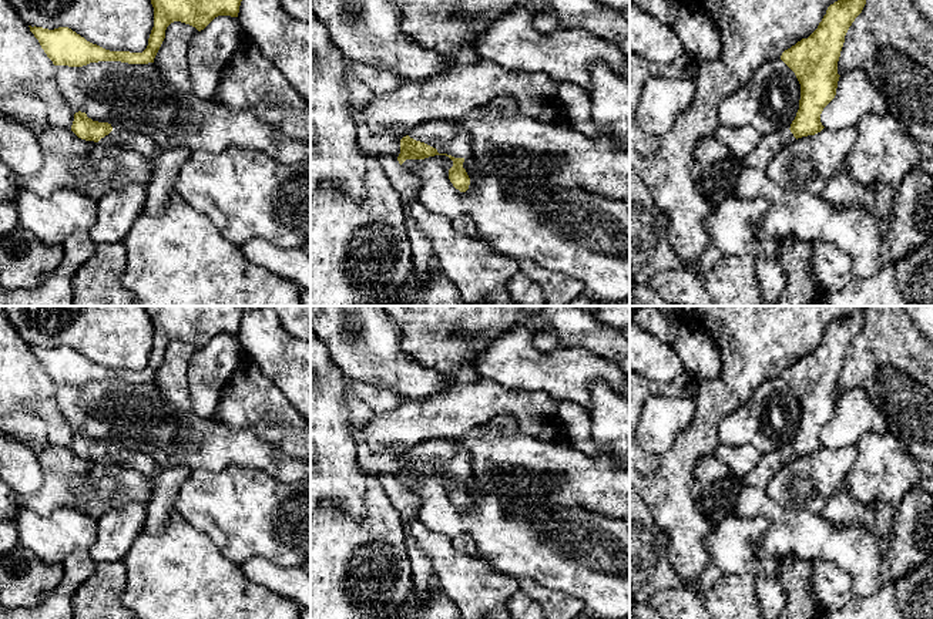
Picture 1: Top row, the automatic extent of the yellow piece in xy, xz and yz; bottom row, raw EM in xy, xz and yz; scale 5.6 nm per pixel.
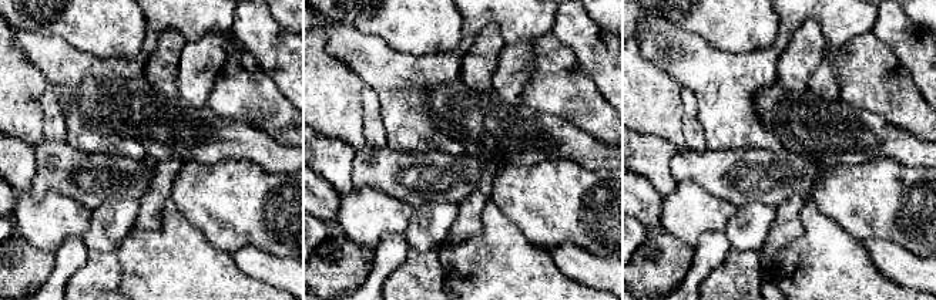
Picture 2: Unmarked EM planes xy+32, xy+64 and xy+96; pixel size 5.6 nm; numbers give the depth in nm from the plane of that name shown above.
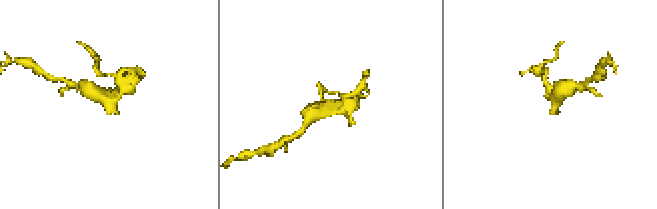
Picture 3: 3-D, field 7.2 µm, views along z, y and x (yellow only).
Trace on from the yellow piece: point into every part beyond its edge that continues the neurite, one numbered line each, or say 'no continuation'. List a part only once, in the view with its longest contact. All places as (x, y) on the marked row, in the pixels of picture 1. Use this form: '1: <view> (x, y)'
1: xz (446, 135)

